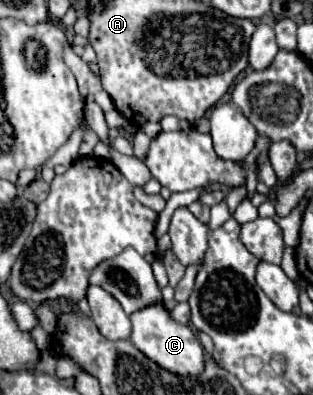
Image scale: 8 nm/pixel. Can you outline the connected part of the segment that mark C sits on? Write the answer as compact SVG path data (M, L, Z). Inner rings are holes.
M156 301L152 305L146 305L144 309L134 311L130 315L130 321L132 321L130 341L160 367L178 375L196 375L200 373L200 369L204 369L204 349L200 345L196 331L190 329L188 325L176 323L162 301Z

